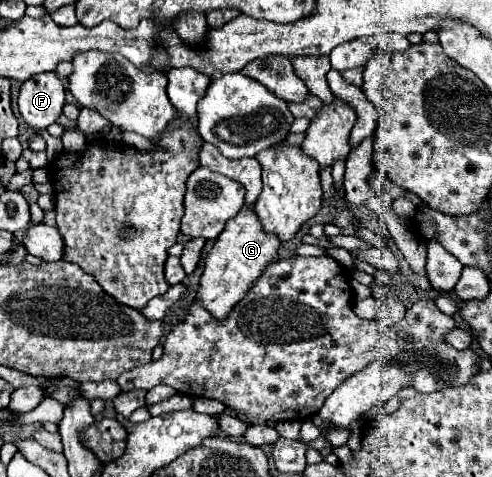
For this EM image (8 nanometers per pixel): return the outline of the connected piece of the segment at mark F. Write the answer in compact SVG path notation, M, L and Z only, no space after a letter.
M40 73L20 87L18 109L26 125L38 133L56 123L64 107L64 85L56 73Z

